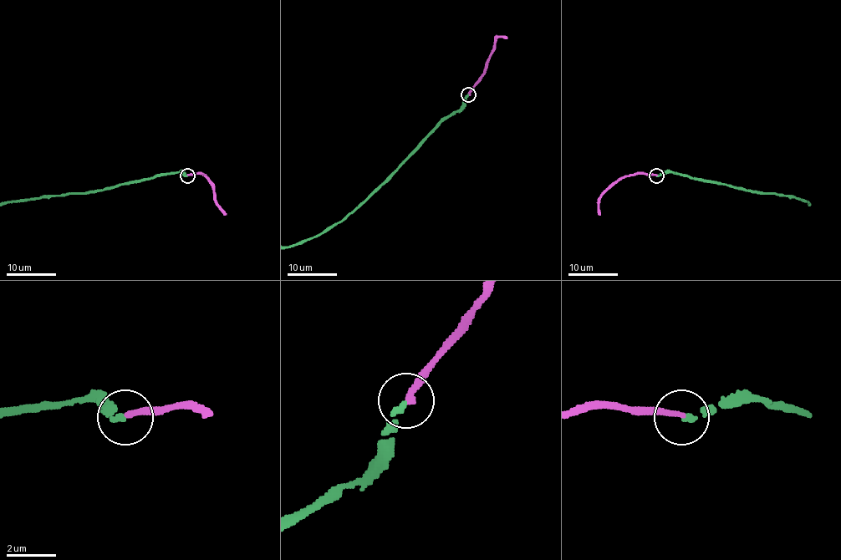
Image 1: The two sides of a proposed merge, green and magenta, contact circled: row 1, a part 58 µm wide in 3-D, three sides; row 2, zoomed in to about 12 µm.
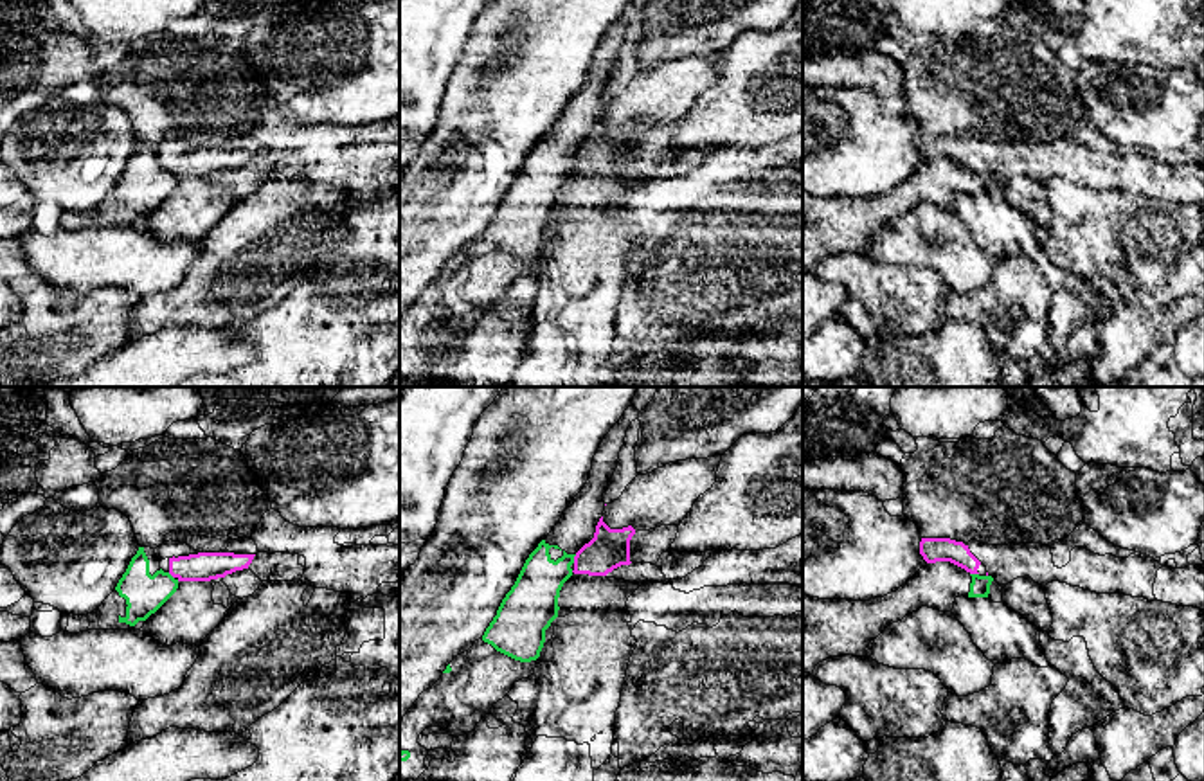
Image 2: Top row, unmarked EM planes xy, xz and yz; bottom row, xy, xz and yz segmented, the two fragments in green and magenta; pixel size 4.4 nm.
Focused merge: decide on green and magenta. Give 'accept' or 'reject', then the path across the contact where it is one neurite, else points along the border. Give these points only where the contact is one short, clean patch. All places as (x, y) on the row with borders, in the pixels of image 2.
reject; border xz (576, 555), (573, 562)

